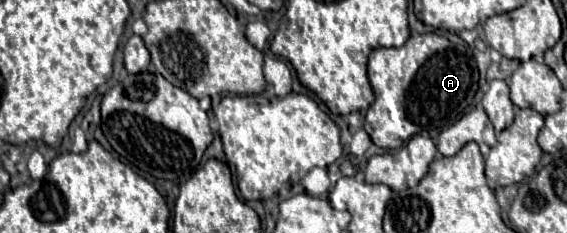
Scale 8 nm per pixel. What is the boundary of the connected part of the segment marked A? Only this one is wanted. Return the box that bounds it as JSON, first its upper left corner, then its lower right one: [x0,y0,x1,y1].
[365,33,477,149]

